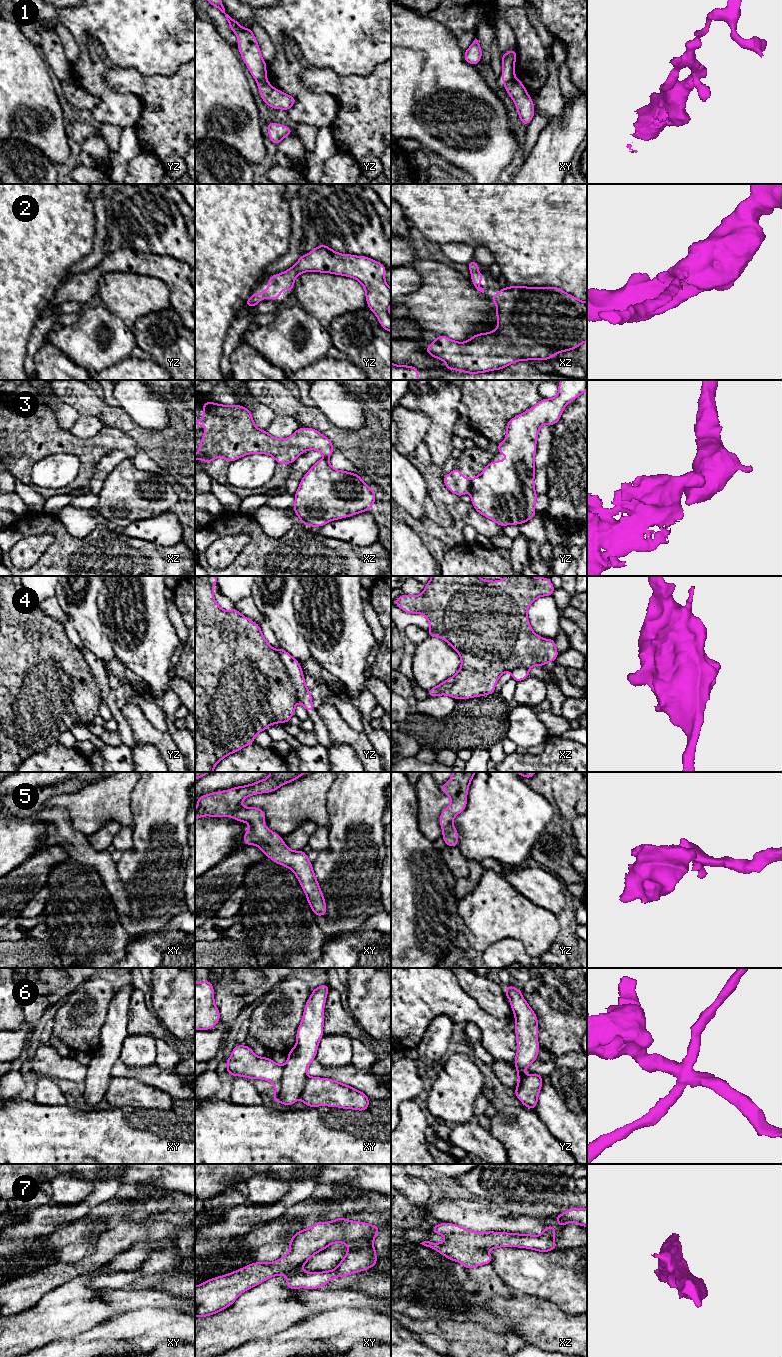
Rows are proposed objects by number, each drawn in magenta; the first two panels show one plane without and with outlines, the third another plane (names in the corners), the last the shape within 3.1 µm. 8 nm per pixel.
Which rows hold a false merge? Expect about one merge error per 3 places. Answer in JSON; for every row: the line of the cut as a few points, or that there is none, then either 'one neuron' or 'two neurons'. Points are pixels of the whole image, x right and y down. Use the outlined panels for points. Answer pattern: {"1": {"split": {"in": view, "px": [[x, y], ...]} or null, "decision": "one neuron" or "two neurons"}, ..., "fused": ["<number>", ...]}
{"1": {"split": {"in": "yz", "px": [[266, 79], [257, 82]]}, "decision": "two neurons"}, "2": {"split": null, "decision": "one neuron"}, "3": {"split": {"in": "yz", "px": [[469, 481], [470, 489]]}, "decision": "two neurons"}, "4": {"split": {"in": "yz", "px": [[277, 652], [289, 674], [298, 701]]}, "decision": "two neurons"}, "5": {"split": null, "decision": "one neuron"}, "6": {"split": {"in": "xy", "px": [[285, 1065], [282, 1071], [282, 1078], [276, 1087]]}, "decision": "two neurons"}, "7": {"split": null, "decision": "one neuron"}, "fused": ["1", "3", "4", "6"]}

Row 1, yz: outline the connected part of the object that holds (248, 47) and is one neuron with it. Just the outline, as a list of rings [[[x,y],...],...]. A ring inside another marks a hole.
[[[207,0],[212,6],[217,7],[222,13],[225,14],[230,29],[236,34],[238,39],[238,50],[242,56],[242,59],[249,69],[252,77],[257,81],[266,81],[267,63],[261,56],[261,50],[257,43],[257,39],[254,36],[252,29],[243,28],[240,24],[228,14],[225,13],[222,0]]]

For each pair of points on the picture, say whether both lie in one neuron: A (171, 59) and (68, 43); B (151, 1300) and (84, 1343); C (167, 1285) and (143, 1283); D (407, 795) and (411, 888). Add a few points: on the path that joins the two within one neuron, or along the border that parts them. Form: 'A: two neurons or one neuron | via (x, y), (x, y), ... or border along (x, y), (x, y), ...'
A: two neurons | border along (63, 25), (75, 40), (80, 58)
B: two neurons | border along (159, 1306), (141, 1306), (117, 1315)
C: one neuron | via (161, 1283), (149, 1283)
D: one neuron | via (407, 818), (407, 865)

